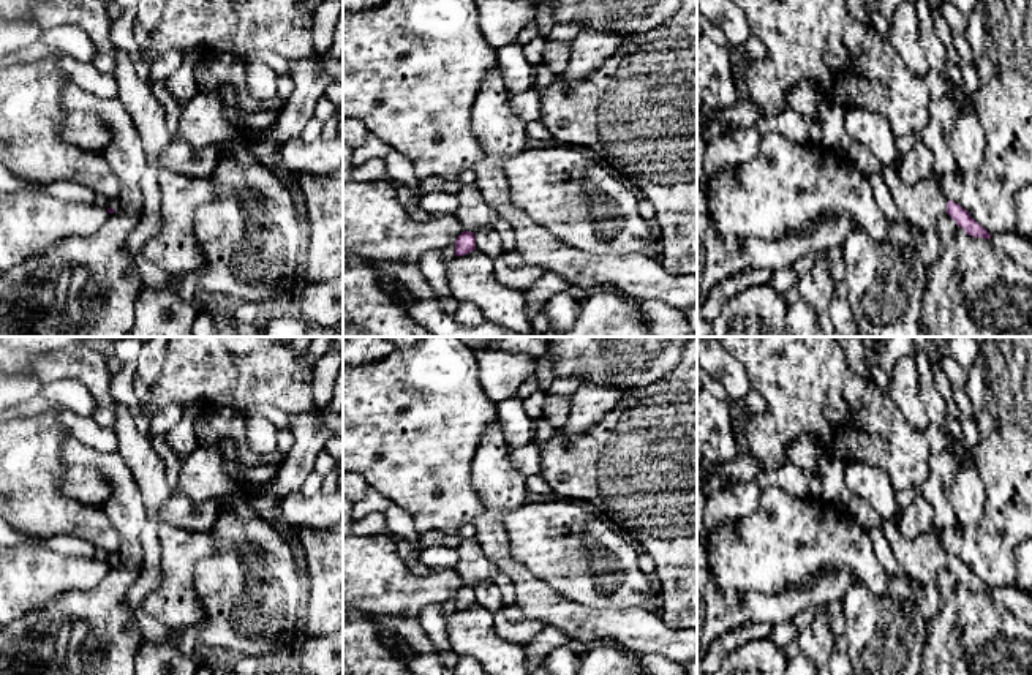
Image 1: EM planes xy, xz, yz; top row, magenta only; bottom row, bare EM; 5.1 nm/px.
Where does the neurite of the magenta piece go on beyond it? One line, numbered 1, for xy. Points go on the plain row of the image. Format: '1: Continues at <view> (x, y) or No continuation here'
1: Continues at xy (114, 557)

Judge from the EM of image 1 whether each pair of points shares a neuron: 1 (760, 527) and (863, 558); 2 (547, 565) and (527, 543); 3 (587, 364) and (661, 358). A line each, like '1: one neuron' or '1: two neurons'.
1: one neuron
2: one neuron
3: one neuron

